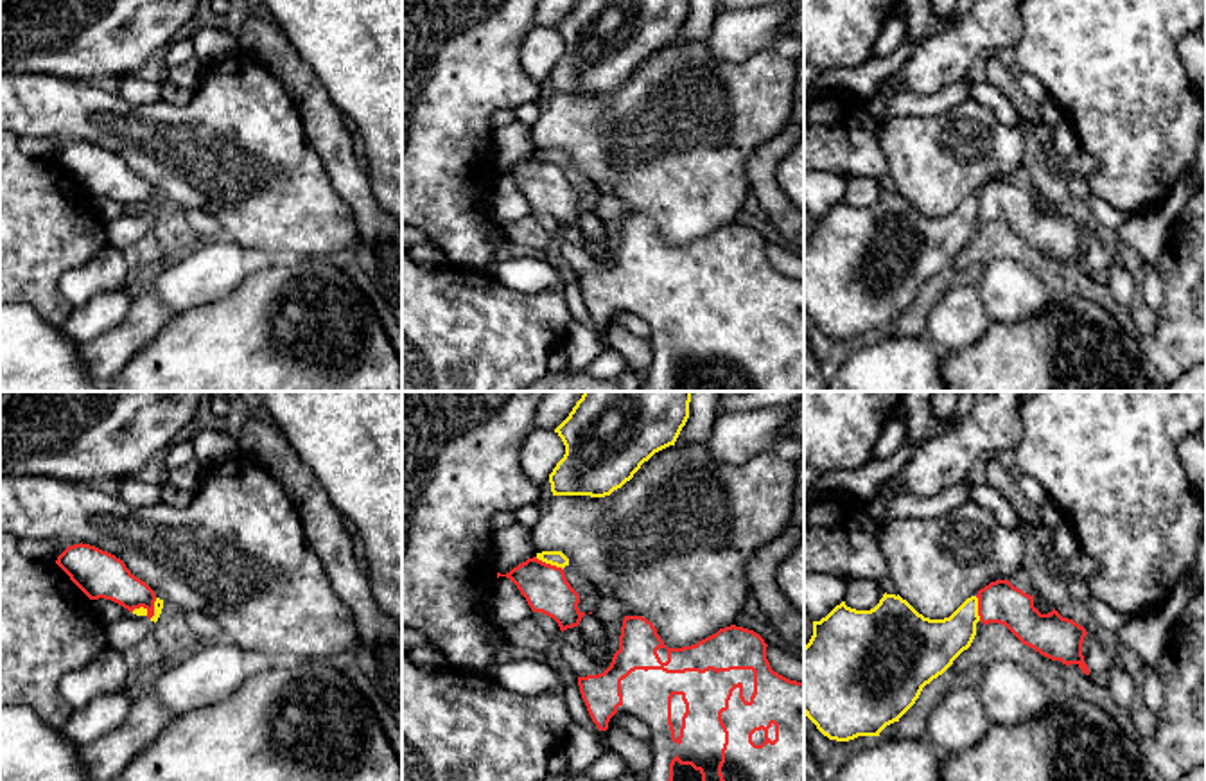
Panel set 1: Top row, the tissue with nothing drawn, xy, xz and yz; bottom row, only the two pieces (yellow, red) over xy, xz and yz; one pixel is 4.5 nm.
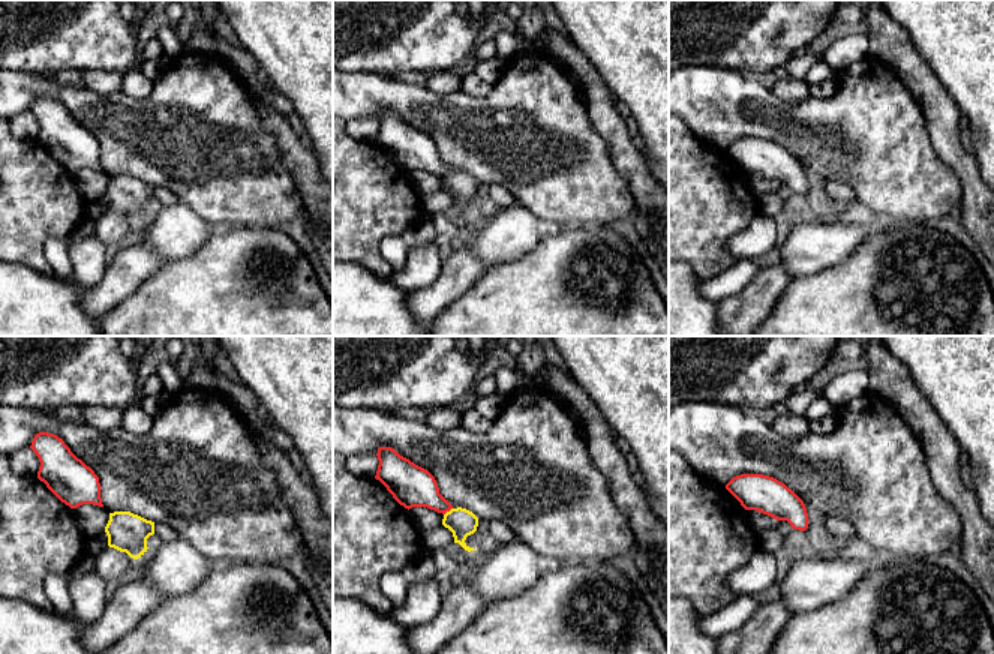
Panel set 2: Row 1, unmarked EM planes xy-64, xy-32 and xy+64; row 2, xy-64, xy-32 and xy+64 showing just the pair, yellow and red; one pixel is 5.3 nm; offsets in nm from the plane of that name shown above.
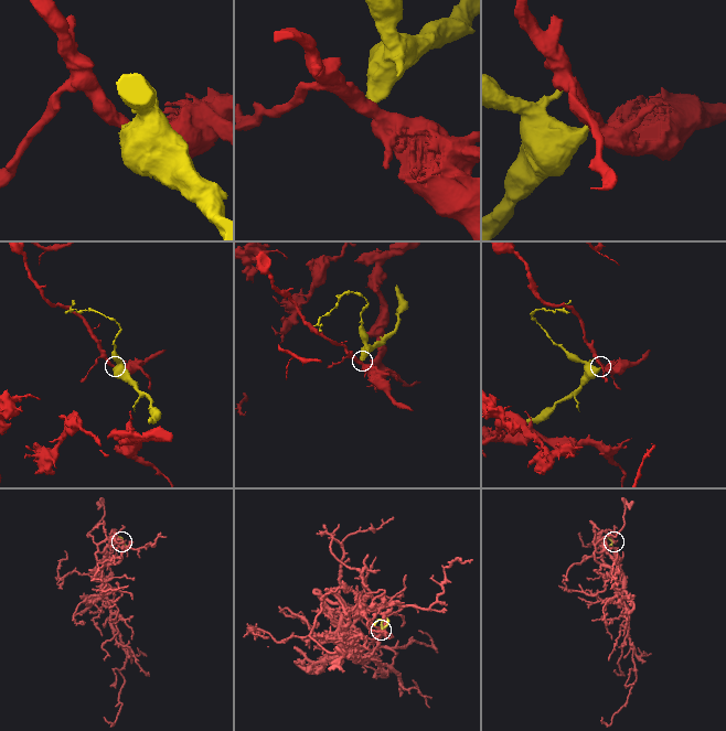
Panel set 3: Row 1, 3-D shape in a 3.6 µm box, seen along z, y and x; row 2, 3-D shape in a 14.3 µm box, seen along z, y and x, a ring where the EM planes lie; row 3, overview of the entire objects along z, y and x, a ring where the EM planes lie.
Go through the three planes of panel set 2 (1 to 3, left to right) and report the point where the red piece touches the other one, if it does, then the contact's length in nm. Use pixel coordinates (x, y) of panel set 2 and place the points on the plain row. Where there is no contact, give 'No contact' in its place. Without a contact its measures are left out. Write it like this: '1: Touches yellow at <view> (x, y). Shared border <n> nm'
1: No contact
2: Touches yellow at xy-32 (447, 176). Shared border 60 nm
3: No contact

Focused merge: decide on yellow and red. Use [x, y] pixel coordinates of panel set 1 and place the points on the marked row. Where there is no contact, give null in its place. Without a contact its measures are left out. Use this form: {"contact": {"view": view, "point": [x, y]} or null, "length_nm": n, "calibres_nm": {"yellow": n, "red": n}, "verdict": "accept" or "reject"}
{"contact": {"view": "xz", "point": [550, 562]}, "length_nm": 140, "calibres_nm": {"yellow": 70, "red": 200}, "verdict": "reject"}

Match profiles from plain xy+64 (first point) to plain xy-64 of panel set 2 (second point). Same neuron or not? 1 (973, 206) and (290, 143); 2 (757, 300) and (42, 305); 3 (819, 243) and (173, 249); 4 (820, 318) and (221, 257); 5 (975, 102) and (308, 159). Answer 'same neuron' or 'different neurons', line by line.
1: same neuron
2: different neurons
3: same neuron
4: same neuron
5: different neurons

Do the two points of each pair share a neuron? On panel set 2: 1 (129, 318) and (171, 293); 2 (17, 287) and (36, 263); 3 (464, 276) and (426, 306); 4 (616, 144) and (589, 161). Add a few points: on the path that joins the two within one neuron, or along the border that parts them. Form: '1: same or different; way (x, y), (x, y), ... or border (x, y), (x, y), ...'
1: same; way (140, 318), (146, 318), (161, 303)
2: different; border (15, 261), (53, 275)
3: same; way (455, 281), (435, 297)
4: different; border (591, 119), (613, 167), (627, 180)

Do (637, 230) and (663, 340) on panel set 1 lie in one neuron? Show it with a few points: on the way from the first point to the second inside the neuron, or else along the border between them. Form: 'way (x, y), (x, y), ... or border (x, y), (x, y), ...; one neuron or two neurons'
way (643, 257), (643, 270), (663, 289), (663, 313); one neuron

